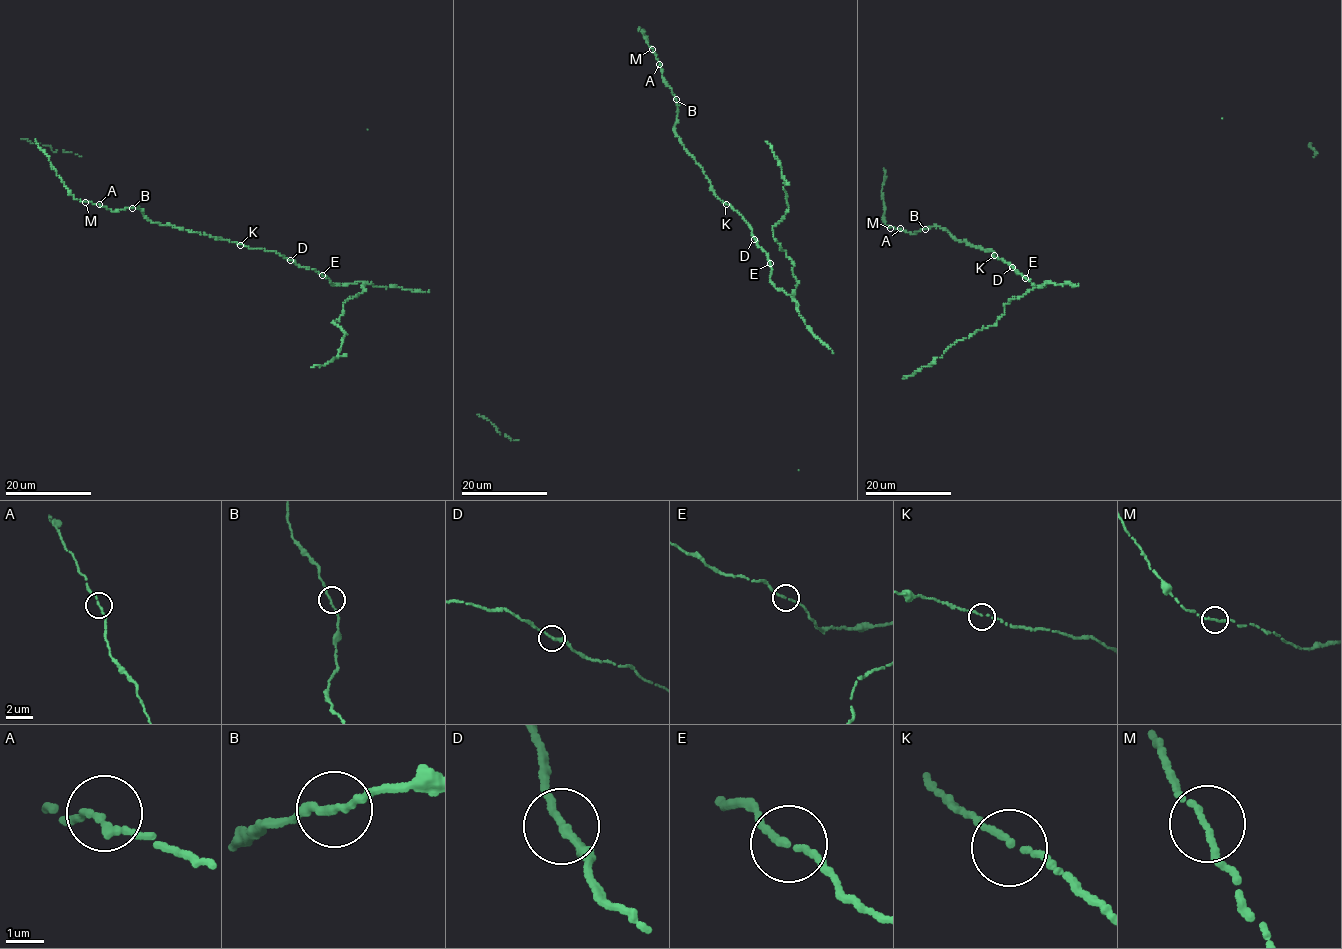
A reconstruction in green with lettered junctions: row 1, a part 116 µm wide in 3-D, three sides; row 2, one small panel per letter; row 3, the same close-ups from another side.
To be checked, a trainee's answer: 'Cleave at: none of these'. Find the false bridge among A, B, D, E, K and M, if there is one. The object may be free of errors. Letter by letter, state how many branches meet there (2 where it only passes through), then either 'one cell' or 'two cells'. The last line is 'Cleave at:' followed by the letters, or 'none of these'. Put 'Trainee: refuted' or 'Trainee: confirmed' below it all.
A: 2 | one cell
B: 2 | one cell
D: 2 | one cell
E: 2 | one cell
K: 2 | one cell
M: 2 | one cell
Cleave at: none of these
Trainee: confirmed

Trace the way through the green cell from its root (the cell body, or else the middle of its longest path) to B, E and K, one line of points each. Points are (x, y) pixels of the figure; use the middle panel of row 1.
B: (809, 329), (796, 302), (770, 280), (767, 255), (749, 225), (718, 199), (683, 147), (674, 130), (676, 99)
E: (809, 329), (796, 302), (770, 280), (769, 263)
K: (809, 329), (796, 302), (770, 280), (772, 269), (767, 255), (759, 248), (749, 225), (726, 204)

